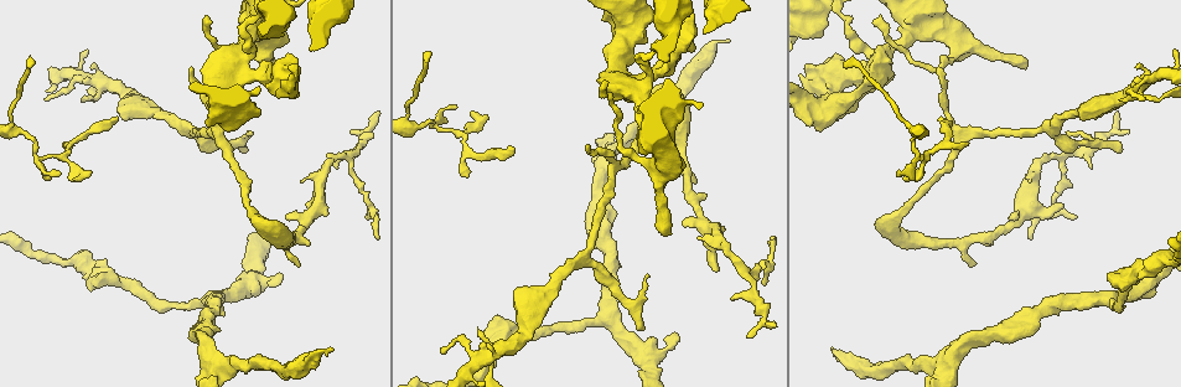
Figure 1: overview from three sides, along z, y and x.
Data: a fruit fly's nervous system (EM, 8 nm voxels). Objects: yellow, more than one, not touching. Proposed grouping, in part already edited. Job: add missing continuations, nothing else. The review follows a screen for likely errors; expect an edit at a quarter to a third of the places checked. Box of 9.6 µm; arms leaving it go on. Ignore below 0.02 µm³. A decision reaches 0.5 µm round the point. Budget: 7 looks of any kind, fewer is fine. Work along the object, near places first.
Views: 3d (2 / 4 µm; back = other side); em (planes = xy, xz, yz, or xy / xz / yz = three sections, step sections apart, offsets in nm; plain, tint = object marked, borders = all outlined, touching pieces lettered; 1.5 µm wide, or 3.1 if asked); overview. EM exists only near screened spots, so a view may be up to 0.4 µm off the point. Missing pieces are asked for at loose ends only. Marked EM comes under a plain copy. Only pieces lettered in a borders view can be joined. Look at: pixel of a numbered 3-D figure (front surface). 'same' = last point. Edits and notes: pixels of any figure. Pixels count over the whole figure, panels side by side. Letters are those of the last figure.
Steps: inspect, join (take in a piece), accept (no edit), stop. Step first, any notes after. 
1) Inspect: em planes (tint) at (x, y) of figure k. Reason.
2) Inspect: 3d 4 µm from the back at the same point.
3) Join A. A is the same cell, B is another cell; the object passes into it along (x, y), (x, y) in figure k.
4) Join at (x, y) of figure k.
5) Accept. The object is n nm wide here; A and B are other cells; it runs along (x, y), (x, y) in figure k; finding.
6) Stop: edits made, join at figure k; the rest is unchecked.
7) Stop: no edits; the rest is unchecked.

Inspect: 3d 2 µm at (117, 119) of figure 1.

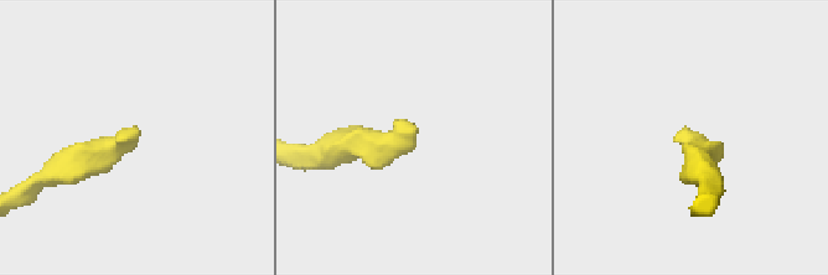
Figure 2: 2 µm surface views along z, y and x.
Inspect: em planes (borders) at (412, 128) of figure 2.

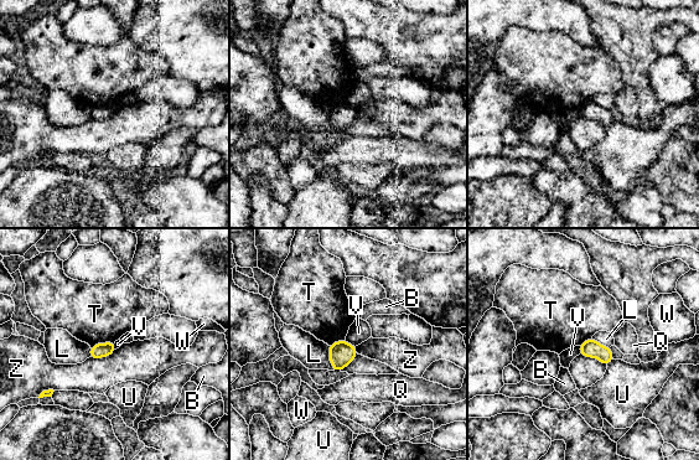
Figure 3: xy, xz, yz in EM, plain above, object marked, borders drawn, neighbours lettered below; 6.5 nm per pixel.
Accept. B, L, Q, T, U, V, W and Z are other cells; none of them fits.

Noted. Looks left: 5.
Inspect: em planes (borders) at (670, 234) of figure 1. Free end.

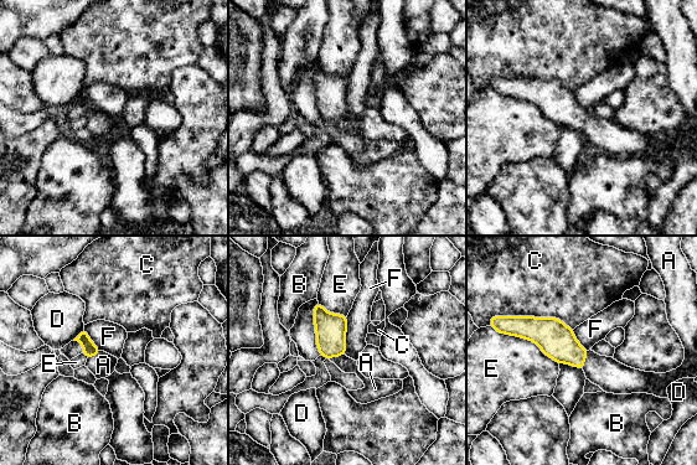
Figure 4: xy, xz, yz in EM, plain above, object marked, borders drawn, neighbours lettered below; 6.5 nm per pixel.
Join A. A is the same cell, B, C, D, E and F are other cells; it goes on there.

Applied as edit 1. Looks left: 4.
Inspect: overview.

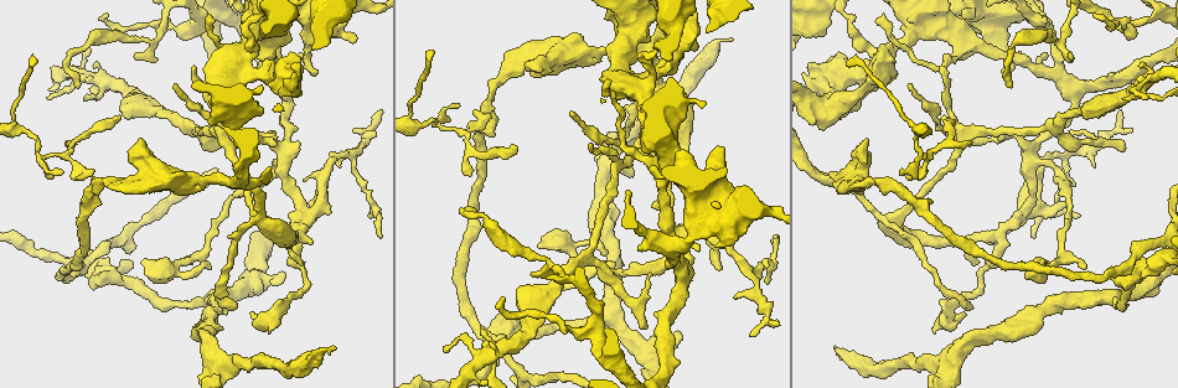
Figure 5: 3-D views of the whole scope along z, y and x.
Inspect: 3d 2 µm at (1124, 147) of figure 5. Branch stops here.

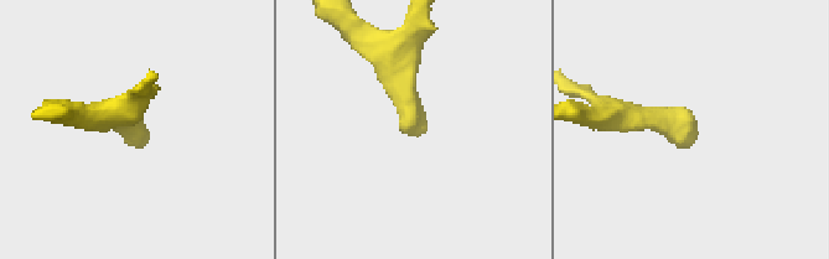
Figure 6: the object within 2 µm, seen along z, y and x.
Inspect: em xy step 4 (tint) at (425, 127) of figure 6.

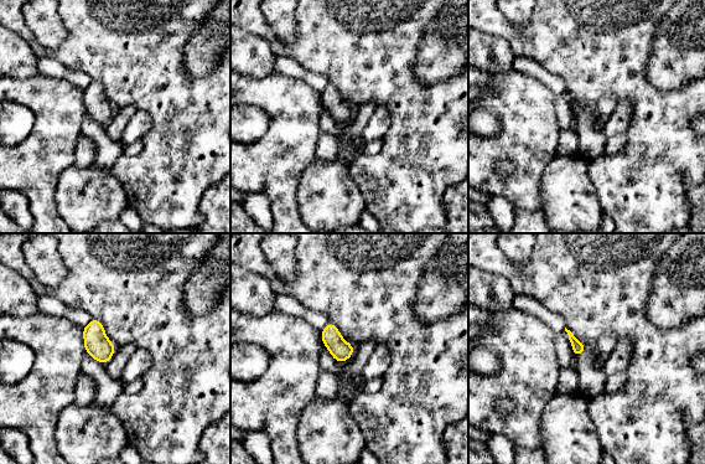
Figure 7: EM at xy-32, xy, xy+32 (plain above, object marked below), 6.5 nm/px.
Inspect: em planes (borders) at the same point.

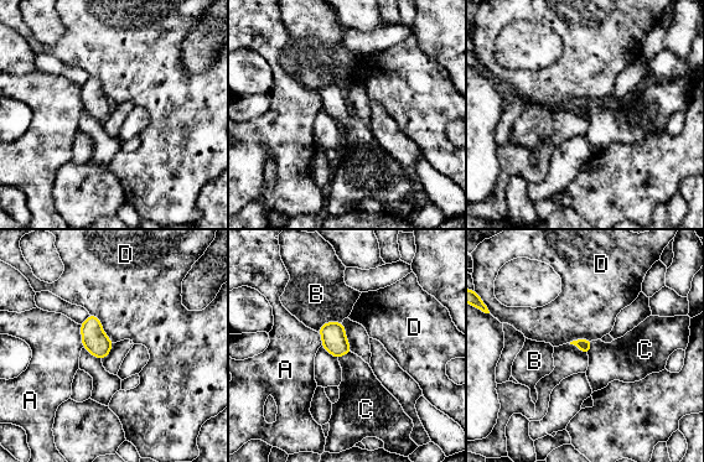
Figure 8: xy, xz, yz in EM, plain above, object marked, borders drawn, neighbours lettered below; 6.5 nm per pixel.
Join C. The longest contact is with D, 240 nm; C is the same cell, A, B and D are other cells; it goes on there.

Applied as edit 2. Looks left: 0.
Stop: edits made, join at figure 4, join at figure 8; the rest is unchecked.

